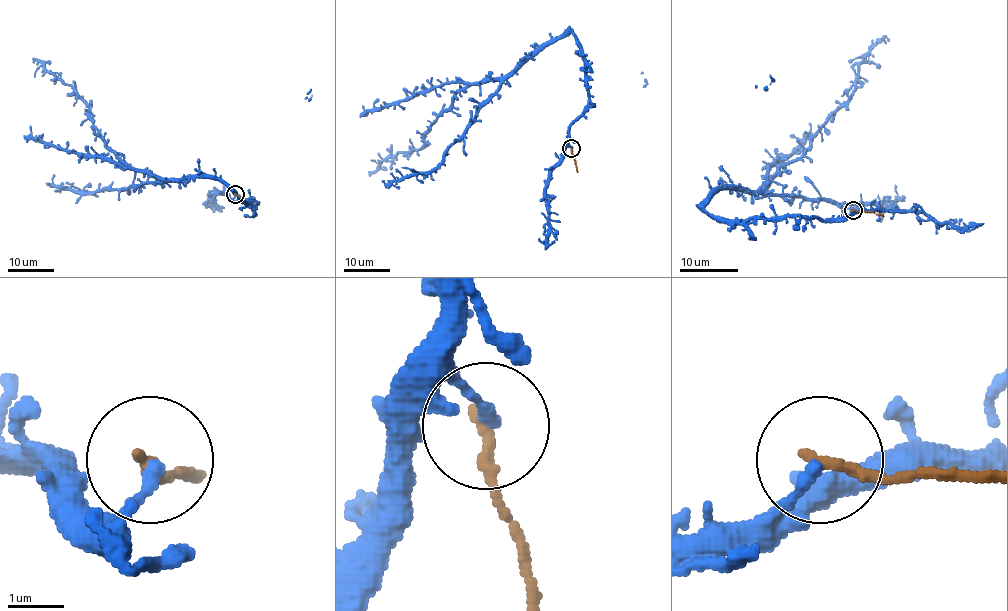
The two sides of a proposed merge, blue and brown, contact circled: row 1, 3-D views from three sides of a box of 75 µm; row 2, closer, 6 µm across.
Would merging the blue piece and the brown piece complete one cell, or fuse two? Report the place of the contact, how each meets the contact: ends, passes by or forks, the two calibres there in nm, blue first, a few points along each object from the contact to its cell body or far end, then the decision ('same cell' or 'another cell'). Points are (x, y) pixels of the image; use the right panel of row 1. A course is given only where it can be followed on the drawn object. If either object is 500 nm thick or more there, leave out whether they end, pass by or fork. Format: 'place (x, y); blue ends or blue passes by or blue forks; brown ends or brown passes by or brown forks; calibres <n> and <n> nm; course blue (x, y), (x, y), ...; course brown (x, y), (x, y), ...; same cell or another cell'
place (853, 210); blue ends; brown ends; calibres 200 and 220 nm; course blue (852, 210), (717, 220), (704, 205), (720, 189), (763, 189), (797, 161), (846, 101), (863, 58), (889, 41); course brown (852, 210), (883, 215); another cell

